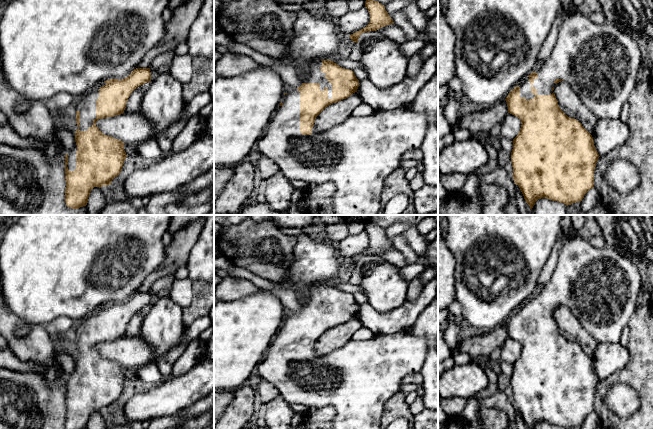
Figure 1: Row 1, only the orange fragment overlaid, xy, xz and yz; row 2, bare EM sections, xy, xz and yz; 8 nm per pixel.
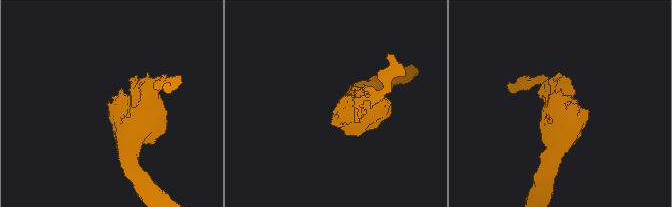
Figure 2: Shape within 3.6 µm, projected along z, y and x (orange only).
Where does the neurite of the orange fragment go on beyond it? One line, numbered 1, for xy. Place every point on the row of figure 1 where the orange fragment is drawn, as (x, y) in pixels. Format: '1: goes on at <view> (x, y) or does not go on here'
1: goes on at xy (86, 104)

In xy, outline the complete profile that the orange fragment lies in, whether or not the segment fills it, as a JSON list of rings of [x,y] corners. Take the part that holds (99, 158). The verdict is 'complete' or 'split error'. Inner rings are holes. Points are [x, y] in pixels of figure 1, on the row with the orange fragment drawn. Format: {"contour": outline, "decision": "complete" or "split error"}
{"contour": [[[136,68],[128,77],[122,80],[106,80],[96,85],[92,90],[76,99],[76,122],[78,127],[75,132],[76,144],[72,149],[67,151],[65,155],[65,203],[67,207],[72,209],[79,209],[80,207],[86,206],[88,203],[90,192],[94,187],[101,188],[102,186],[111,185],[112,180],[121,173],[124,161],[127,157],[124,150],[125,143],[121,140],[113,138],[112,136],[104,135],[96,126],[96,122],[99,119],[114,117],[123,114],[131,93],[139,86],[150,81],[150,68]]], "decision": "split error"}

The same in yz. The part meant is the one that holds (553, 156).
{"contour": [[[573,3],[567,8],[561,7],[560,13],[565,16],[549,58],[538,71],[532,72],[511,90],[505,99],[508,113],[518,117],[522,124],[518,135],[513,139],[511,162],[513,180],[519,186],[531,210],[535,202],[541,198],[564,203],[566,206],[581,202],[585,194],[594,188],[594,171],[600,157],[592,135],[578,120],[568,117],[560,109],[553,92],[554,85],[561,81],[568,83],[587,109],[599,120],[619,119],[641,67],[641,51],[631,36],[609,22],[605,21],[602,25],[593,23],[588,16],[582,15]]], "decision": "split error"}

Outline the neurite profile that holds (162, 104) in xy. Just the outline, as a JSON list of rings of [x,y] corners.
[[[162,72],[150,81],[150,86],[144,93],[138,110],[154,126],[154,134],[150,139],[156,140],[162,132],[181,120],[184,113],[184,103],[183,85],[170,72]]]

